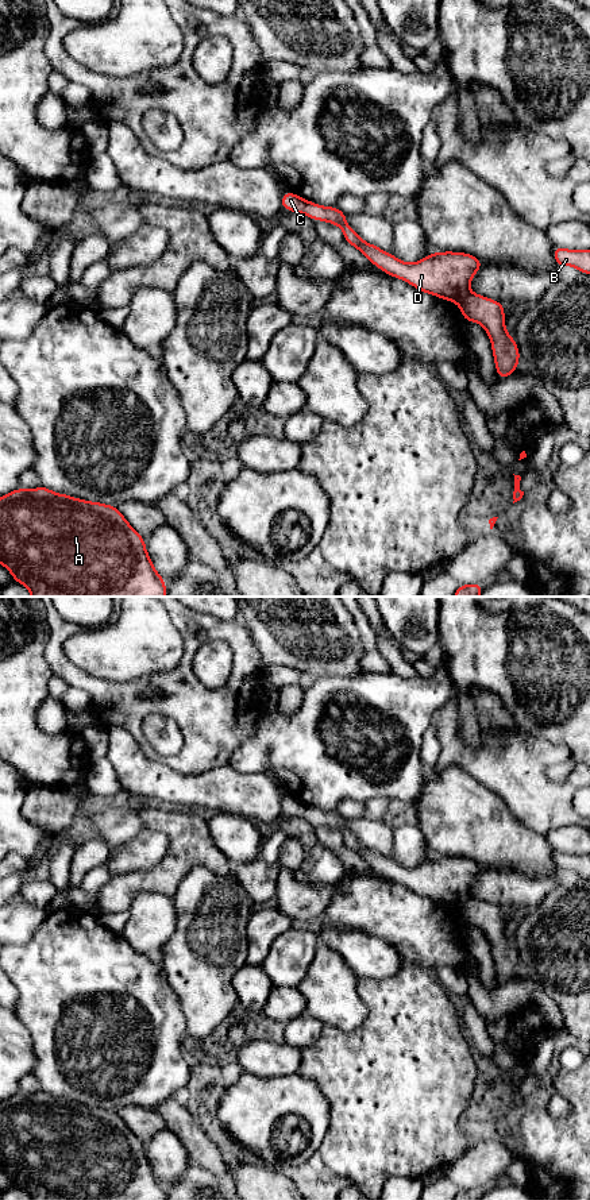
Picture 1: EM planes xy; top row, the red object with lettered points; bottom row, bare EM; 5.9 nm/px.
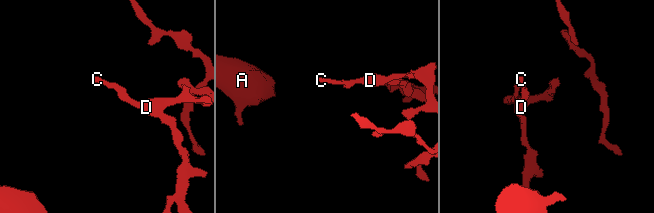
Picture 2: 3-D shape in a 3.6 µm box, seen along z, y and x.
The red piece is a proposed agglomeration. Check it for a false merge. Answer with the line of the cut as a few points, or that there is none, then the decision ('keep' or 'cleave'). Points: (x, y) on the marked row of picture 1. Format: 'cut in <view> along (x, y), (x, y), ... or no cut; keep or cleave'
cut in xy along (470, 293), (459, 304); cleave

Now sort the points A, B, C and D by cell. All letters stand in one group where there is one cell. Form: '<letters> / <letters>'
A / B C D

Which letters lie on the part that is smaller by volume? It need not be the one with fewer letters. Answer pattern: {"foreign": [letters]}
{"foreign": ["B", "C", "D"]}

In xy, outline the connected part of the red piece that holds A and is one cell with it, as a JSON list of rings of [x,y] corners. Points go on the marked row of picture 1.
[[[45,486],[31,490],[19,487],[0,497],[0,564],[11,572],[15,582],[30,590],[31,597],[166,597],[167,593],[166,582],[150,560],[144,539],[128,524],[116,506],[58,494]]]

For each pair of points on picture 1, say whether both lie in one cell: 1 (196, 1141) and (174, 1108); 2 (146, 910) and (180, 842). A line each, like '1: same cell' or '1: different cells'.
1: same cell
2: different cells

